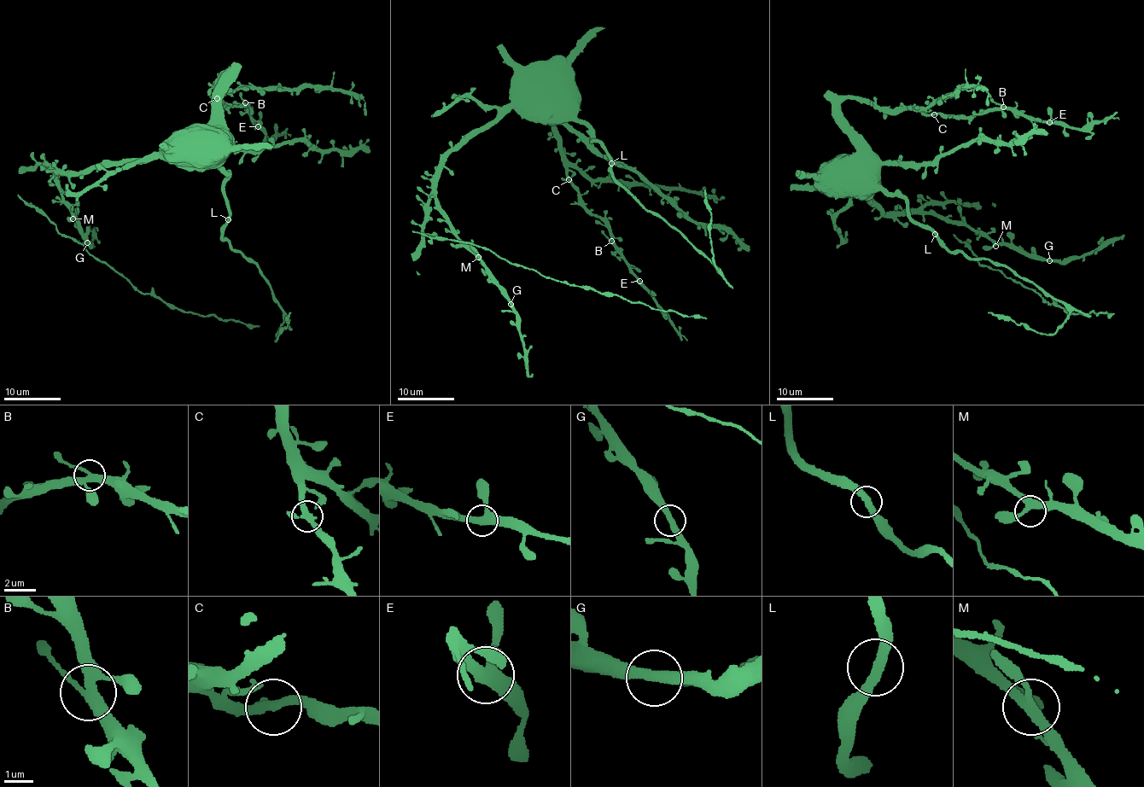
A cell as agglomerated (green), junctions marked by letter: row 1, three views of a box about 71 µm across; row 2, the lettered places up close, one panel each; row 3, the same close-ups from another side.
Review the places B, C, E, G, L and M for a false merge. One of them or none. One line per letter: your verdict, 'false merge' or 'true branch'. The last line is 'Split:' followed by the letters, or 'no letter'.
B: true branch
C: true branch
E: true branch
G: true branch
L: true branch
M: true branch
Split: no letter

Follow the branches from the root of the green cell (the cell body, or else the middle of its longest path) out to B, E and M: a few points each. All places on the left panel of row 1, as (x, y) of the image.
B: (206, 142), (211, 128), (218, 125), (224, 72), (215, 98), (229, 106), (241, 107), (245, 102)
E: (206, 142), (211, 128), (218, 125), (226, 71), (219, 78), (215, 98), (229, 106), (244, 104), (258, 125)
M: (206, 142), (207, 145), (199, 156), (102, 162), (81, 171), (67, 174), (60, 171), (53, 174), (72, 218)

